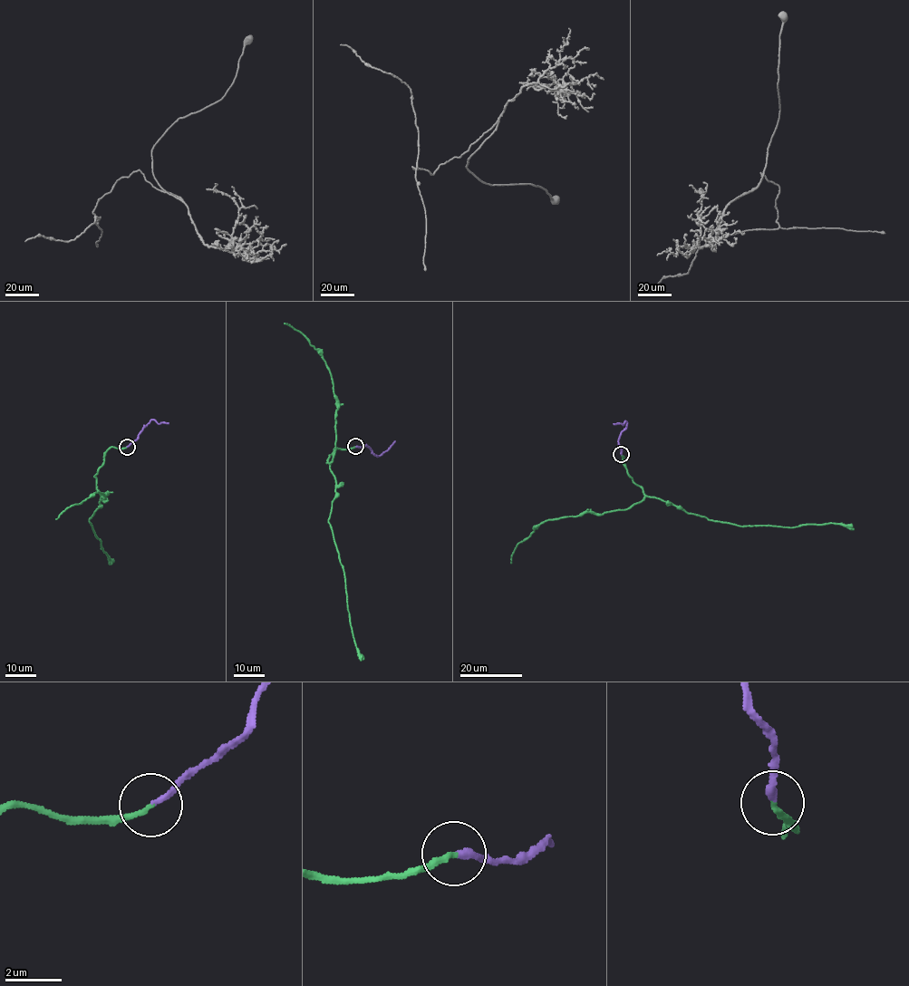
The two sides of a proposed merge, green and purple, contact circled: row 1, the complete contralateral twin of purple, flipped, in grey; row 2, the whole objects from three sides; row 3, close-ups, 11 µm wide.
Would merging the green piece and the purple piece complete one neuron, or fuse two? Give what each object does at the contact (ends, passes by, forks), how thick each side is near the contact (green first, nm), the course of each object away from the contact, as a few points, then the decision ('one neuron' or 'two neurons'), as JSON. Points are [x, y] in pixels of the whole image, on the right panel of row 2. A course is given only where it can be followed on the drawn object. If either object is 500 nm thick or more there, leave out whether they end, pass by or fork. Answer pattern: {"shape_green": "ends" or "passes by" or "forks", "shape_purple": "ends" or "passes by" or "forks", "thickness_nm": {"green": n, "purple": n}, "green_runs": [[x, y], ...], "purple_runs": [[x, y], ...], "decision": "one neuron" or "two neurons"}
{"shape_green": "ends", "shape_purple": "ends", "thickness_nm": {"green": 180, "purple": 200}, "green_runs": [[621, 455], [626, 472], [644, 494], [670, 502], [687, 513], [741, 526], [836, 523], [854, 529]], "purple_runs": [[621, 455], [618, 439], [627, 422], [614, 424]], "decision": "one neuron"}

